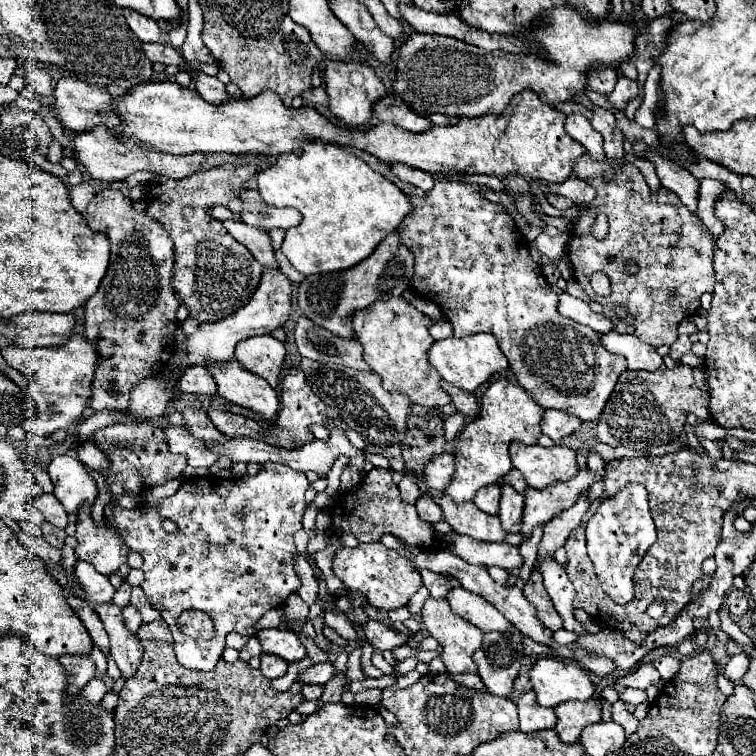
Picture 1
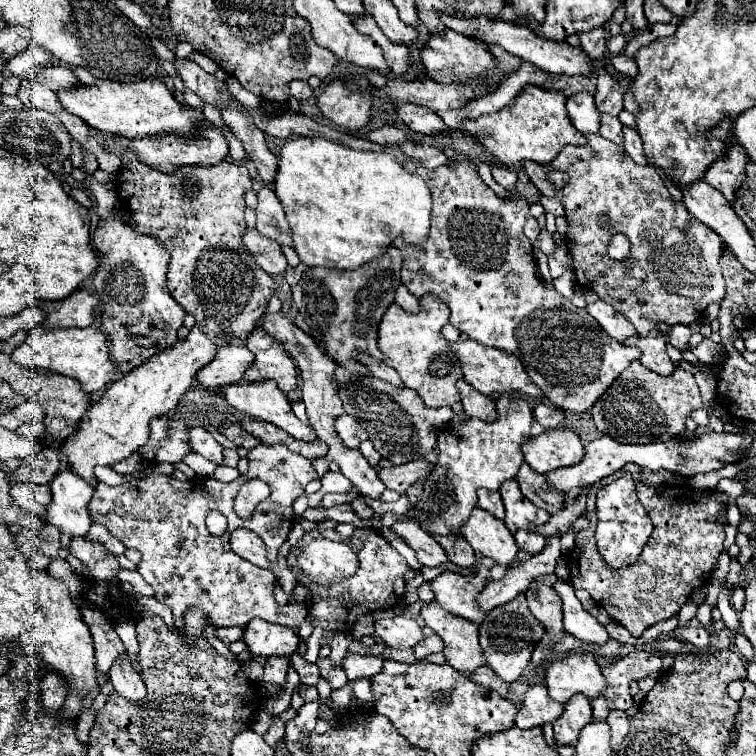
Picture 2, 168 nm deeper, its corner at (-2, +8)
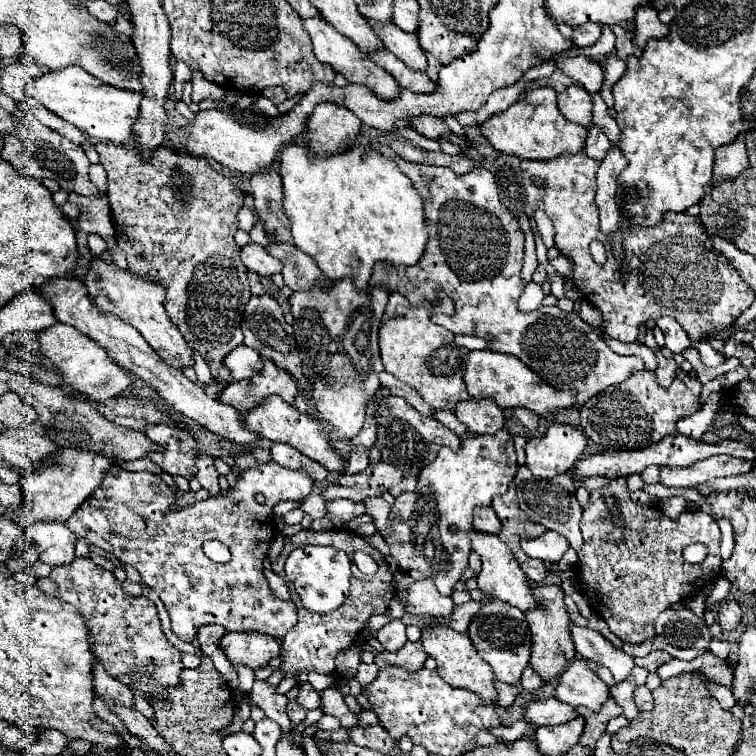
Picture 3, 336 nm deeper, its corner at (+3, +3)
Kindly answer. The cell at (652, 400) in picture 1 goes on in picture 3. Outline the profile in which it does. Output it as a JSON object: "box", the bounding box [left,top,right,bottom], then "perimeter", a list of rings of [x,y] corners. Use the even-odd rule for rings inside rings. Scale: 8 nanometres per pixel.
{"box":[579,370,699,450],"perimeter":[[[641,370],[631,374],[625,382],[615,384],[601,394],[593,396],[583,404],[579,410],[581,416],[581,428],[583,432],[599,446],[615,448],[615,450],[633,450],[633,448],[645,448],[647,444],[659,442],[663,436],[677,434],[677,420],[691,416],[699,410],[697,398],[691,394],[691,390],[681,382],[673,380],[669,388],[661,388],[653,372]]]}

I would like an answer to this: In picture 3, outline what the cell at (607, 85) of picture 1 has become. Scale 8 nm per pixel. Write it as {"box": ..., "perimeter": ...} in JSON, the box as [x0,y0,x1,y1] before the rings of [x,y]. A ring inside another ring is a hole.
{"box":[573,24,601,48],"perimeter":[[[583,24],[579,28],[573,30],[573,46],[575,48],[585,48],[585,46],[591,46],[599,40],[601,36],[601,26],[599,24]]]}

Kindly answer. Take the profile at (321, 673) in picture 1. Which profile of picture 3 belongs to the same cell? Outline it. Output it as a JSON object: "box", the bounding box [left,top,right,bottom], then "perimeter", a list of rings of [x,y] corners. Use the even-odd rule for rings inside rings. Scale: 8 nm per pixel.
{"box":[299,682,319,710],"perimeter":[[[299,682],[299,704],[303,704],[303,708],[313,710],[319,708],[319,694],[315,692],[315,688],[309,682]]]}

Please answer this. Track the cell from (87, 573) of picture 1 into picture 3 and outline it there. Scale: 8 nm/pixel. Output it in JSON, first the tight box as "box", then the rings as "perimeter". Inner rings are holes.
{"box":[25,522,77,566],"perimeter":[[[35,522],[25,528],[25,536],[39,548],[39,560],[51,566],[69,564],[75,554],[77,536],[65,526],[65,522]]]}

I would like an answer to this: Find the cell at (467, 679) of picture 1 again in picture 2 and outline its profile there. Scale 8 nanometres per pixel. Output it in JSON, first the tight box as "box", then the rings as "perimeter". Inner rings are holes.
{"box":[468,667,510,699],"perimeter":[[[480,667],[480,669],[476,669],[472,675],[468,675],[468,679],[476,681],[476,683],[480,683],[480,685],[486,685],[486,687],[490,687],[490,689],[494,689],[494,691],[498,691],[504,699],[510,697],[508,683],[504,683],[490,667]]]}

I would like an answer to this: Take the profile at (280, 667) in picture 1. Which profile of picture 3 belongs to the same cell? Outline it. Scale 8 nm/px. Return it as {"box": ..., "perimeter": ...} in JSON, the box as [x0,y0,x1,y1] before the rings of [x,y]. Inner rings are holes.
{"box":[249,680,291,732],"perimeter":[[[255,680],[255,686],[249,694],[251,702],[259,706],[267,718],[275,720],[283,732],[291,728],[289,716],[287,716],[287,696],[279,694],[275,686],[271,686],[267,680]]]}

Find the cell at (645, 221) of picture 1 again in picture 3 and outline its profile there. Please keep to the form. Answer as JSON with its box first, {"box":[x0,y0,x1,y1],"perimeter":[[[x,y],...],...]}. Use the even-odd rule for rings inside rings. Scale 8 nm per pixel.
{"box":[521,152,755,342],"perimeter":[[[585,152],[579,154],[561,154],[553,160],[523,160],[521,162],[521,172],[523,172],[523,184],[525,184],[525,194],[527,202],[533,204],[533,208],[545,210],[545,214],[553,220],[555,224],[555,248],[567,256],[573,262],[573,282],[575,288],[581,292],[581,296],[597,306],[603,314],[603,328],[611,338],[617,338],[621,342],[635,342],[639,336],[639,326],[649,322],[649,320],[659,320],[661,316],[673,316],[689,334],[693,342],[707,338],[713,330],[723,330],[731,326],[741,312],[745,312],[753,300],[755,294],[747,284],[743,284],[743,278],[739,272],[725,260],[721,252],[711,248],[707,244],[707,236],[703,234],[701,222],[695,216],[689,214],[675,214],[667,212],[663,216],[663,222],[651,228],[645,226],[631,226],[631,220],[627,216],[621,216],[619,232],[623,238],[623,258],[619,260],[615,254],[607,256],[607,262],[595,264],[591,254],[589,254],[589,244],[591,240],[601,240],[607,244],[607,234],[601,232],[599,228],[599,208],[595,202],[595,174],[597,174],[599,162],[589,158]],[[539,176],[547,182],[545,188],[537,188],[531,178]],[[619,266],[629,268],[629,278],[631,282],[615,282],[615,272]]]}

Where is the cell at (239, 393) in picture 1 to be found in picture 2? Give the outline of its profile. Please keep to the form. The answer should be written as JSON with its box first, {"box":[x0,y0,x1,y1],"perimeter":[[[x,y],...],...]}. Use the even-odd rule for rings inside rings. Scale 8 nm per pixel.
{"box":[224,381,318,441],"perimeter":[[[264,381],[264,383],[234,383],[234,385],[228,385],[224,387],[224,397],[228,401],[228,405],[232,405],[234,409],[250,415],[250,417],[256,417],[258,421],[266,421],[266,423],[272,423],[284,431],[288,431],[294,439],[300,439],[300,441],[318,441],[316,433],[312,431],[312,425],[308,423],[302,423],[290,409],[290,401],[286,397],[286,393],[282,393],[276,383],[272,381]]]}

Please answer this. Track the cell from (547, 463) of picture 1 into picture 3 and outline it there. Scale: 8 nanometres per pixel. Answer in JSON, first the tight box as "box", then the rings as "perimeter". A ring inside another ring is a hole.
{"box":[525,424,585,478],"perimeter":[[[553,424],[549,432],[541,438],[531,438],[525,446],[527,460],[525,466],[539,478],[553,478],[559,474],[565,474],[567,470],[573,468],[573,464],[579,460],[585,448],[585,434],[569,424]]]}

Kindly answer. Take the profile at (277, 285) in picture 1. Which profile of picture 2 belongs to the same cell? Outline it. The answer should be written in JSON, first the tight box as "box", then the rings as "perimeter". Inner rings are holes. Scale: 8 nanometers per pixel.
{"box":[62,327,218,487],"perimeter":[[[198,327],[188,333],[186,341],[178,341],[174,347],[164,349],[162,353],[150,357],[140,367],[132,369],[118,381],[114,381],[102,395],[102,399],[88,409],[82,417],[80,431],[68,437],[62,447],[62,459],[70,471],[76,471],[84,481],[96,487],[98,479],[94,467],[112,467],[132,455],[148,441],[148,425],[152,417],[172,411],[178,399],[190,389],[196,373],[214,359],[218,345],[204,335]]]}

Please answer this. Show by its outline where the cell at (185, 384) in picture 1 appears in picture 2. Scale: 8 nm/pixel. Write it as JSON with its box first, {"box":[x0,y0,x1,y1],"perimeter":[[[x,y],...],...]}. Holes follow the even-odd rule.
{"box":[196,345,252,387],"perimeter":[[[224,345],[208,363],[202,367],[196,375],[196,381],[206,387],[220,387],[220,385],[232,385],[238,383],[244,375],[244,371],[252,365],[252,351],[246,349],[246,345]]]}

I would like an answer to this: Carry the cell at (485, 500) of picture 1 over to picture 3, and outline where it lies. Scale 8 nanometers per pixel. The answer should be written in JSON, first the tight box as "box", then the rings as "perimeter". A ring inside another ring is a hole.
{"box":[473,506,501,534],"perimeter":[[[479,506],[479,508],[475,508],[473,528],[475,530],[483,530],[483,532],[491,532],[491,534],[497,534],[499,528],[501,528],[501,520],[497,518],[497,514],[493,512],[491,506]]]}

